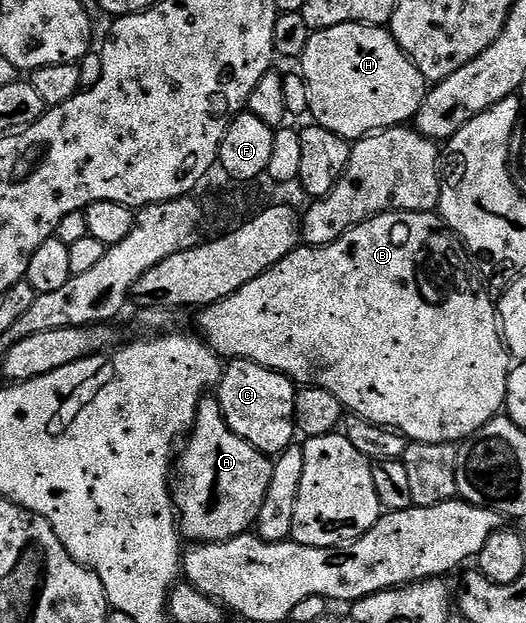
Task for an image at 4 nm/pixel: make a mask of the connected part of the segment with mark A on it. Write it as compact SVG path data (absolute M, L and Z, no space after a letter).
M212 394L201 400L187 440L184 453L182 448L178 456L178 475L174 480L174 503L183 539L215 542L245 535L255 525L262 502L266 502L272 460L230 430L219 399Z

